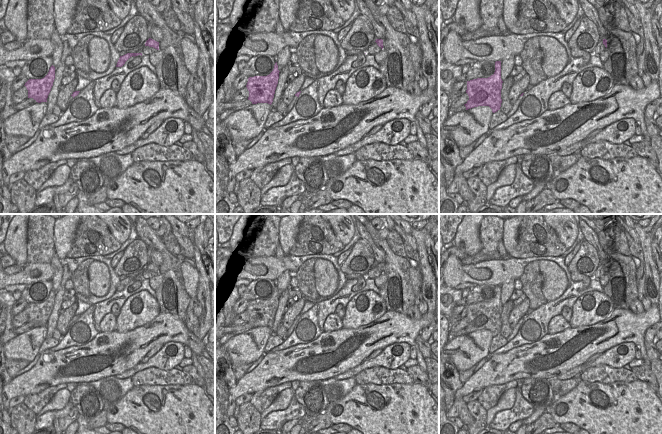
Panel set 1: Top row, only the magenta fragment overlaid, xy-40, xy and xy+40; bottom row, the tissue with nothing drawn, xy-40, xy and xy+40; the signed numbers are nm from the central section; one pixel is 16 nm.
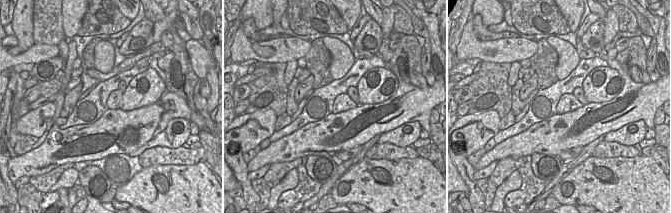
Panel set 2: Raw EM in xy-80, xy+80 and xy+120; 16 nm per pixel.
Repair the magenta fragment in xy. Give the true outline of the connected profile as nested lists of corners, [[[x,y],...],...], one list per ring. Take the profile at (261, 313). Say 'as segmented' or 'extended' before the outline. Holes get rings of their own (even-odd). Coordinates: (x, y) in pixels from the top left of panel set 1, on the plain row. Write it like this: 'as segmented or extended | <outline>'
as segmented | [[[276,286],[273,295],[269,299],[248,302],[246,311],[249,315],[248,324],[250,324],[252,328],[272,328],[278,308],[279,296],[280,295],[278,294],[278,289]]]

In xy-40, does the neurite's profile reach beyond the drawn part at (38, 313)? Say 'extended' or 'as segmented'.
as segmented

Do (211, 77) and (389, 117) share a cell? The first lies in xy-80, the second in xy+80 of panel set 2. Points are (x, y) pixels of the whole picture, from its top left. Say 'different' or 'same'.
different

